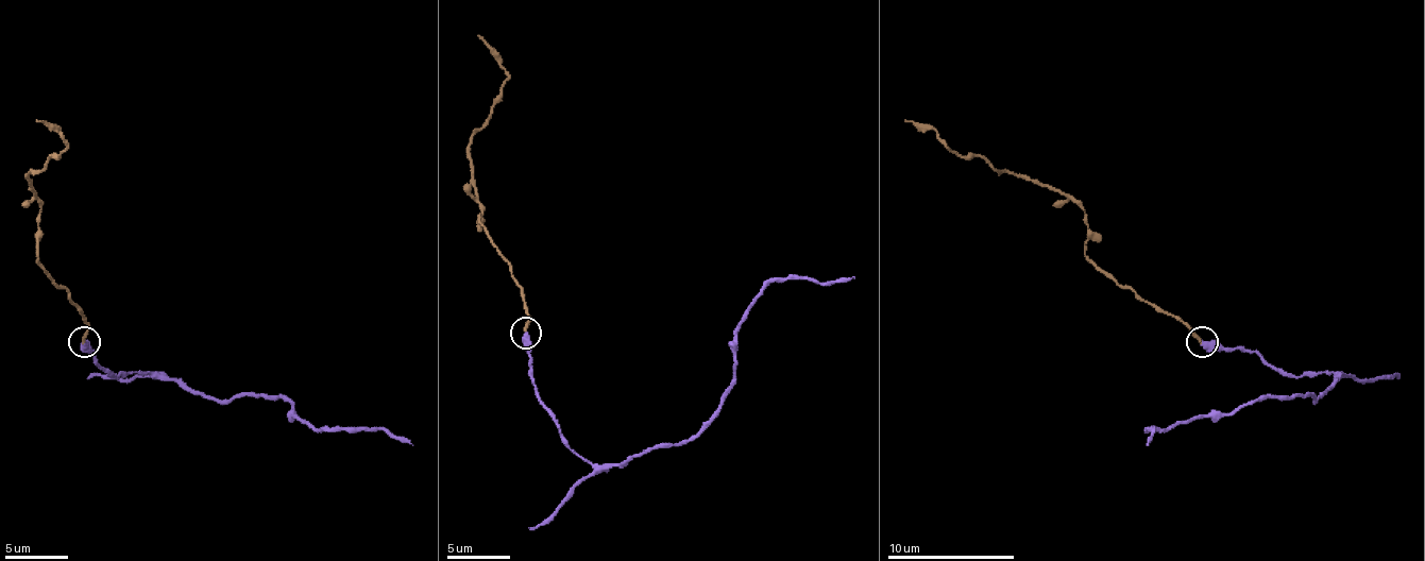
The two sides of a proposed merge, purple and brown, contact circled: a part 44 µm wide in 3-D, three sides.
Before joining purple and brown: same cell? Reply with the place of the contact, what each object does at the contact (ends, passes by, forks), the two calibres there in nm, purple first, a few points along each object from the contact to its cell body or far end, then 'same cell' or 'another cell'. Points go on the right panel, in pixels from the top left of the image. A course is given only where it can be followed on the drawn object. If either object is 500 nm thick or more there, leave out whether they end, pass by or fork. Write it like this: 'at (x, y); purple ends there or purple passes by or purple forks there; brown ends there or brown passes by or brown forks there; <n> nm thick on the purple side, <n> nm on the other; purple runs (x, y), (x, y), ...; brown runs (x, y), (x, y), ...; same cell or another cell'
at (1202, 342); purple ends there; brown ends there; 480 nm thick on the purple side, 190 nm on the other; purple runs (1203, 342), (1248, 349), (1301, 377), (1329, 371), (1336, 380), (1317, 400), (1251, 403), (1152, 428), (1146, 444); brown runs (1200, 342), (1085, 254), (1085, 213), (1063, 193), (959, 155), (933, 130), (904, 120); same cell

